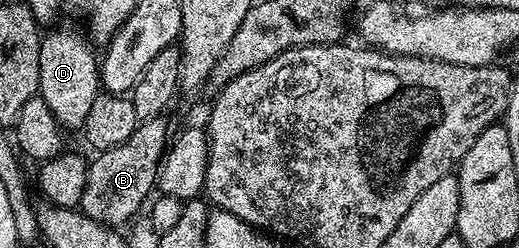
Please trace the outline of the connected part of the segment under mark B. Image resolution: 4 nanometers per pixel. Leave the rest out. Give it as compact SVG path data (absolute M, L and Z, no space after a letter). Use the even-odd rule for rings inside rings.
M145 118L138 123L127 142L105 152L97 152L89 166L80 211L95 222L120 229L121 224L127 223L140 210L141 203L143 208L150 199L149 191L154 191L157 173L170 140L171 132L169 136L169 128L161 118Z

